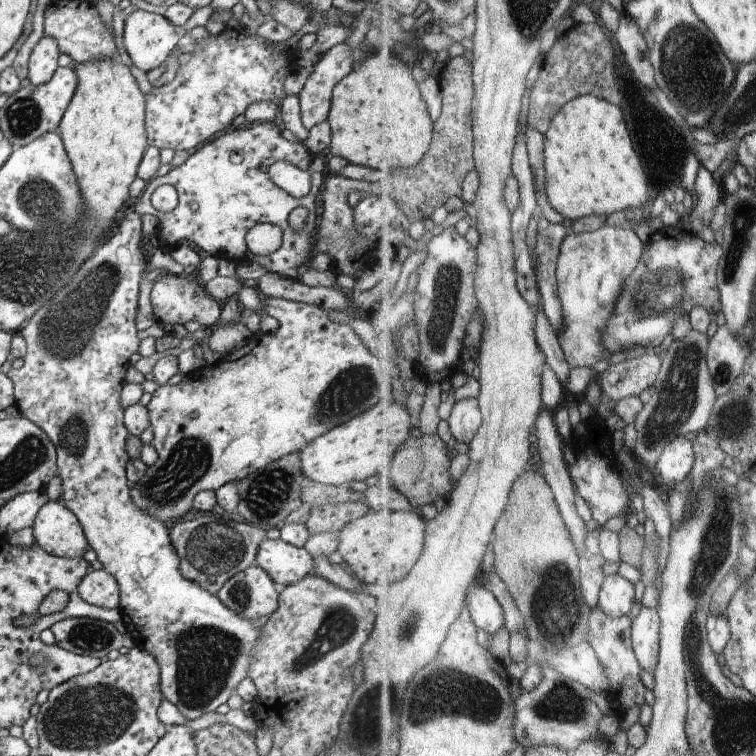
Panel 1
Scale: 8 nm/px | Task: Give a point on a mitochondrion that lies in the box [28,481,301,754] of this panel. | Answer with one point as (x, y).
(85, 717)

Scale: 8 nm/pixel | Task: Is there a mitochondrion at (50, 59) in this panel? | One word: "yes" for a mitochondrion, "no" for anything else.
no

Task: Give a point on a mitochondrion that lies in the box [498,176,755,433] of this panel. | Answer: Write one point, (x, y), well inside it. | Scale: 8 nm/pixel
(663, 288)

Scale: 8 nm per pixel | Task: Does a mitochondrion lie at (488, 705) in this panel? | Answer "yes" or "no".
yes

